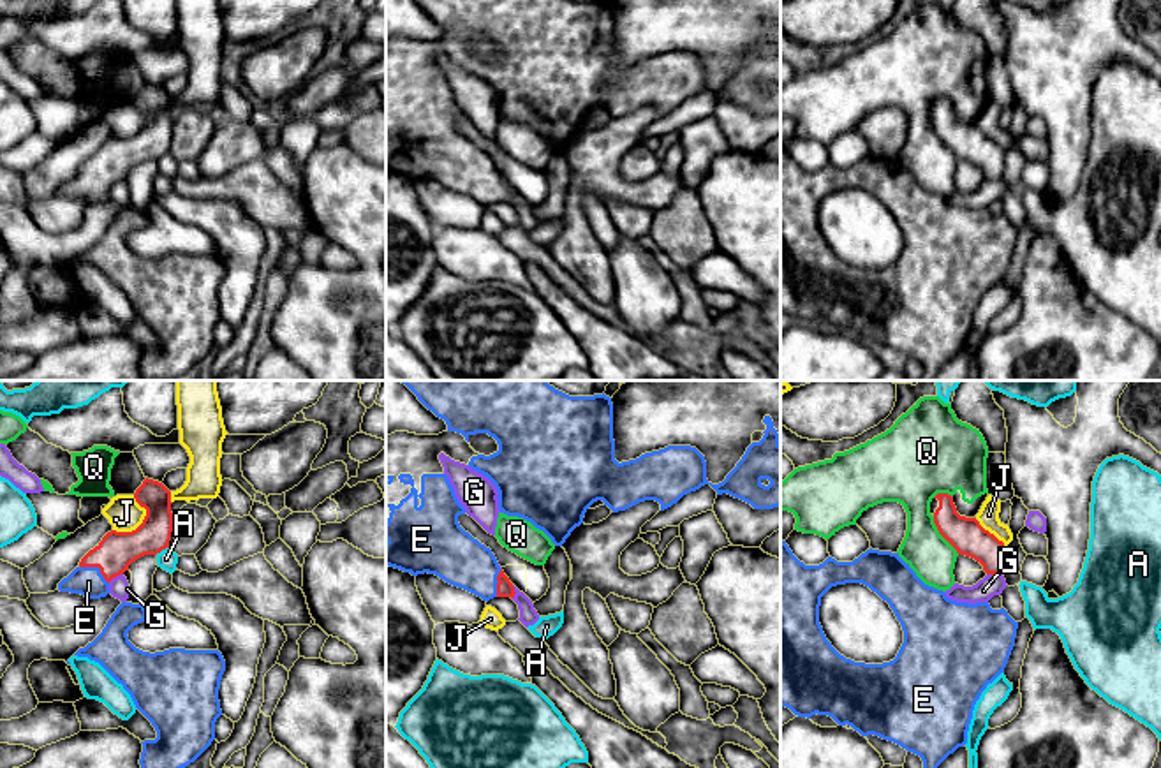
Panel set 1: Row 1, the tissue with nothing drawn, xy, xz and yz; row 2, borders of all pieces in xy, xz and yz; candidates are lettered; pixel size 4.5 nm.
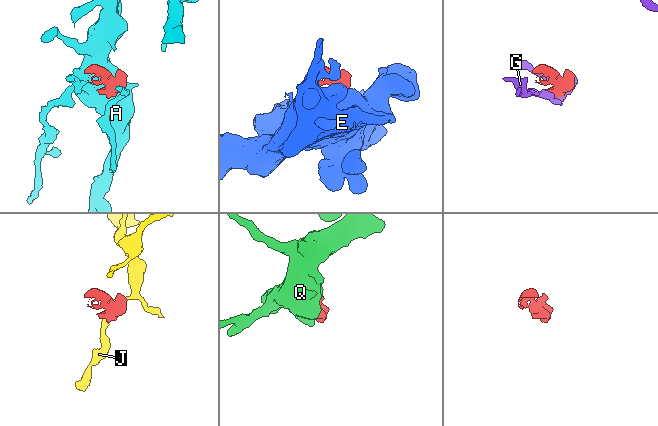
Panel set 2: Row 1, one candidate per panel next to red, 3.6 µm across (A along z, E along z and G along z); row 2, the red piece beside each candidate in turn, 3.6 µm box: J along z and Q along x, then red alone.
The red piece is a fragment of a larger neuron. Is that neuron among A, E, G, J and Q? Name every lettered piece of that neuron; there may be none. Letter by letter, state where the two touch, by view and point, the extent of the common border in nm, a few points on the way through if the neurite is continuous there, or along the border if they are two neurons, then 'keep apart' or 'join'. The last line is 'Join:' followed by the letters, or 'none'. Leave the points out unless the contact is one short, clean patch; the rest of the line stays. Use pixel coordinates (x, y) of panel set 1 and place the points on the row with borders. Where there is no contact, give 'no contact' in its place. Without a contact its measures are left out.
A: contact xy (161, 550); length 70 nm; border xy (168, 546), (155, 553); keep apart
E: contact xy (97, 566); length 160 nm; way xy (117, 550), (97, 566), (88, 582); join
G: contact xy (115, 576); length 80 nm; keep apart
J: contact xy (141, 524); length 190 nm; keep apart
Q: contact yz (941, 534); length 220 nm; keep apart
Join: E

